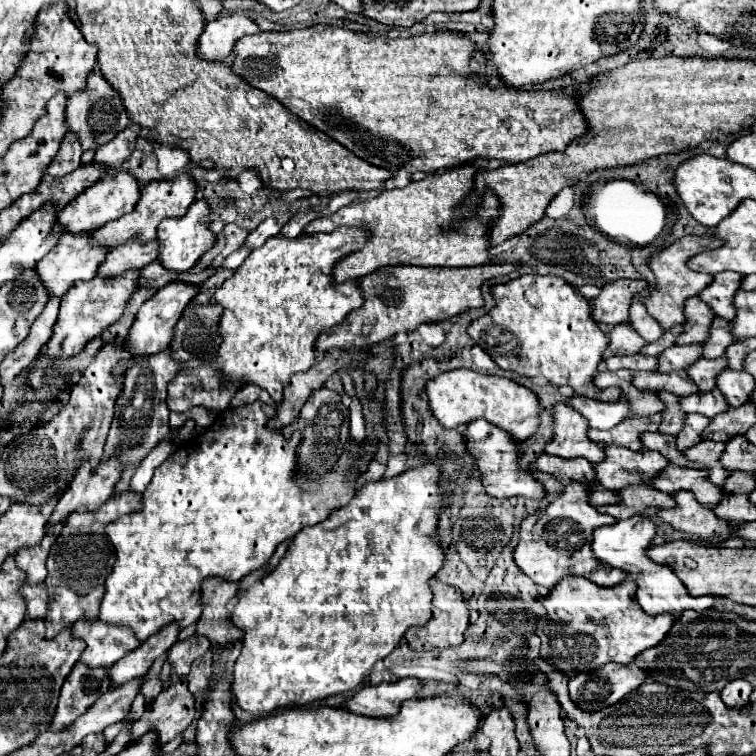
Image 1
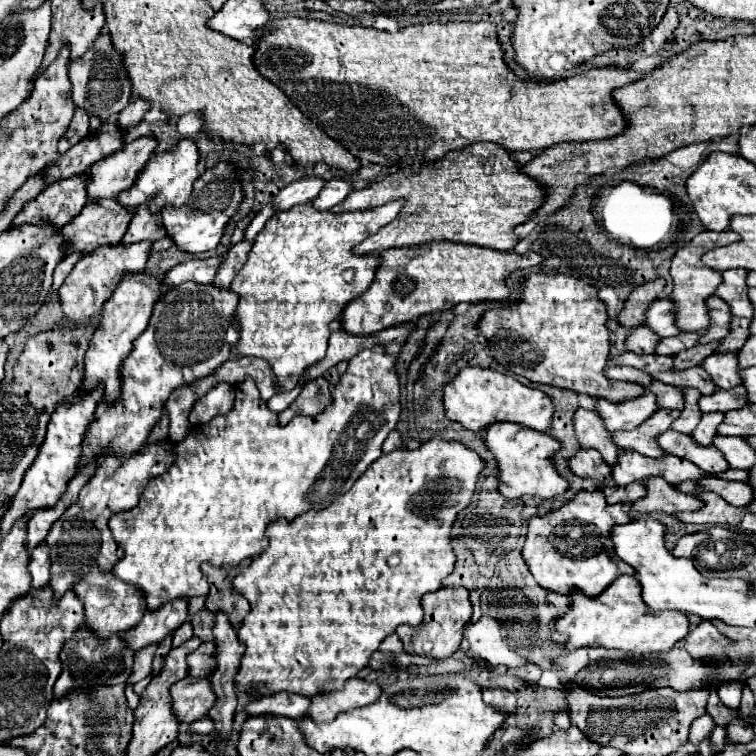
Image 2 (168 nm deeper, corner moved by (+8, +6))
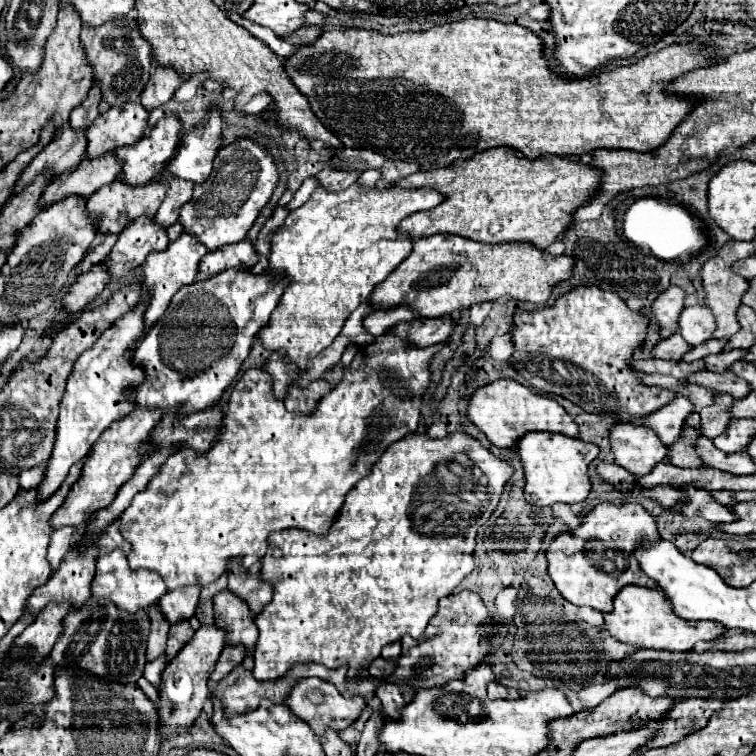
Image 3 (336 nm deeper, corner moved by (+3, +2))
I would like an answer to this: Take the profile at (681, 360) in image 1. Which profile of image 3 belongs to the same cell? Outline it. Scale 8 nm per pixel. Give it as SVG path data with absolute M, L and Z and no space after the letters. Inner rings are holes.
M730 350L730 352L720 352L720 354L714 354L714 356L708 356L704 362L708 364L708 370L726 372L734 362L742 360L746 354L748 354L748 350L746 352L742 352L742 350Z

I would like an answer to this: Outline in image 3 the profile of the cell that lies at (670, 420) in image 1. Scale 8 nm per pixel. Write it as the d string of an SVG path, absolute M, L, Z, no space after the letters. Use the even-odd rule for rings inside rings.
M718 394L716 402L712 406L706 406L704 410L700 410L702 416L702 434L706 438L716 438L722 432L726 432L732 414L730 414L730 406L734 404L734 398L730 394Z

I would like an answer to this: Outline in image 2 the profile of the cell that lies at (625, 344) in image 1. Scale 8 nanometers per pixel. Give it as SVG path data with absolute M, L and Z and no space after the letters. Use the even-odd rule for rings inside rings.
M635 326L629 330L627 338L625 338L625 348L627 350L635 350L639 354L651 354L653 352L653 344L657 342L657 334L647 330L645 326Z

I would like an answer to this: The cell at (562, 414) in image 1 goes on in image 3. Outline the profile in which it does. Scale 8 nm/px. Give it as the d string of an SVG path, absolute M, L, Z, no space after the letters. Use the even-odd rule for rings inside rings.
M616 424L610 430L610 442L616 464L638 478L648 474L656 464L668 462L668 446L646 426Z

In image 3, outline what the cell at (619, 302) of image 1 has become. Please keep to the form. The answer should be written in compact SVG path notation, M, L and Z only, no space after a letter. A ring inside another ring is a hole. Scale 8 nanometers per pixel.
M670 286L666 292L662 292L652 310L660 322L660 336L668 338L674 332L678 332L678 318L684 310L684 290L678 286Z

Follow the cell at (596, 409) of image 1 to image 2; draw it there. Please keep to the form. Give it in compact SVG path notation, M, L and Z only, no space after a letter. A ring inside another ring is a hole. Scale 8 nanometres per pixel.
M645 390L643 396L619 404L605 398L595 398L595 412L603 418L605 428L609 430L633 430L643 424L655 410L655 396L649 390Z

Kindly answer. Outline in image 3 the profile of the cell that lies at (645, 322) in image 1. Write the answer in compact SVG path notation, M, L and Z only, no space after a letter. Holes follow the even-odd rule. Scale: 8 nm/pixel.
M692 306L684 308L680 316L680 334L682 338L692 344L700 346L712 338L712 332L716 328L716 318L708 306Z

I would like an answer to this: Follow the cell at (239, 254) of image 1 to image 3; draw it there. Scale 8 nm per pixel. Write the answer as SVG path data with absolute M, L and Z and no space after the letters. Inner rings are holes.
M314 176L314 178L308 178L308 180L306 180L298 190L296 190L296 194L294 194L292 202L288 204L288 208L294 210L294 208L302 206L302 204L310 198L310 194L312 194L316 188L318 188L318 180L316 180L316 176Z

